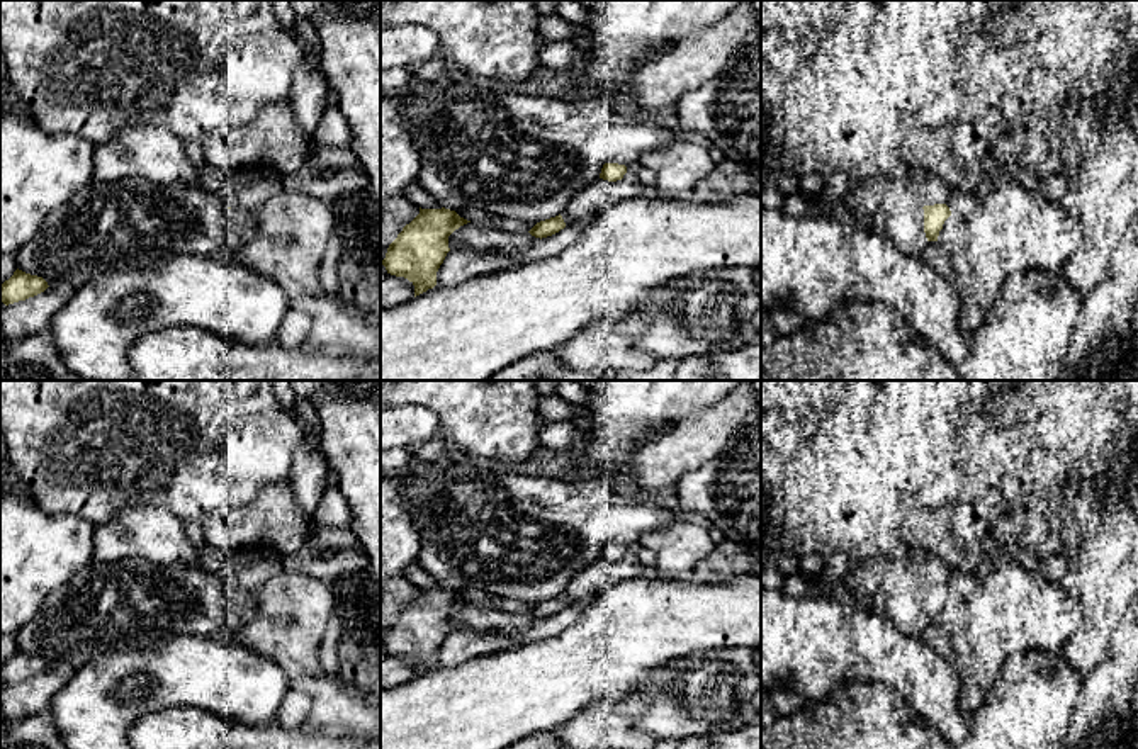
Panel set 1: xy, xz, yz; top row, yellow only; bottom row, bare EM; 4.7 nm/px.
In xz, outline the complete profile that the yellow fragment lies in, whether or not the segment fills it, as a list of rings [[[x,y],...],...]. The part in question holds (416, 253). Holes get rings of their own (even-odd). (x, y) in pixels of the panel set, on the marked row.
[[[421,209],[389,245],[382,265],[387,273],[414,285],[414,297],[437,285],[437,272],[448,248],[448,236],[470,221],[450,209]]]

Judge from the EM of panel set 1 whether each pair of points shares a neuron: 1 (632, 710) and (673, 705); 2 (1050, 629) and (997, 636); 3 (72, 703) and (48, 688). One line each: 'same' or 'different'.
1: different
2: same
3: different

